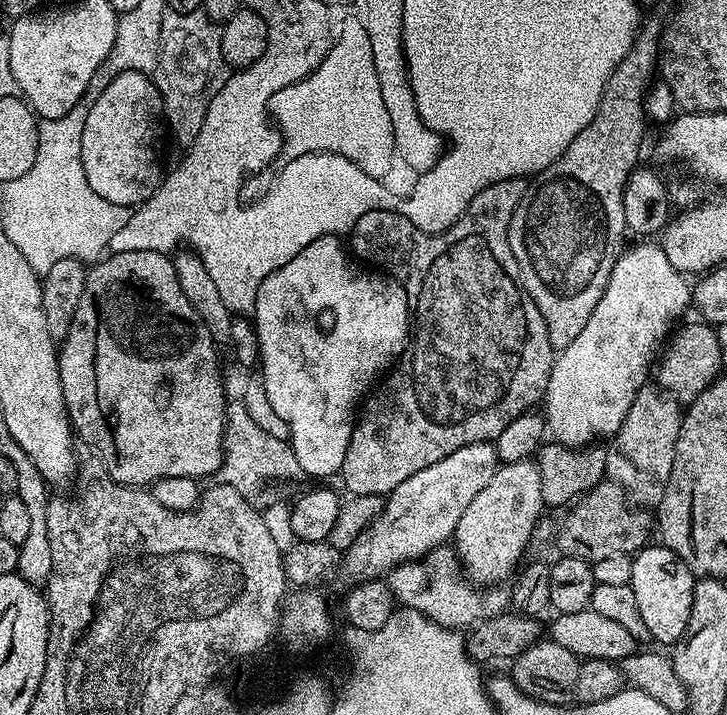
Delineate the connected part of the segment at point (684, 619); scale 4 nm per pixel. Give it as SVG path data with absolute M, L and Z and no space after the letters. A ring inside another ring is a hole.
M645 546L632 556L632 589L642 613L642 622L657 645L674 646L684 636L690 622L690 610L694 602L694 586L697 577L674 554L663 546ZM660 643L660 644L659 644Z

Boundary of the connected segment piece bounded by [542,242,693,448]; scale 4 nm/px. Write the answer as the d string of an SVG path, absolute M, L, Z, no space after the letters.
M656 242L636 243L640 244L633 248L625 247L621 251L610 274L610 282L602 294L602 302L594 306L594 314L590 314L590 322L586 322L582 334L578 334L570 346L559 349L552 361L552 373L548 390L544 393L542 412L551 435L553 432L556 435L553 437L559 443L570 448L583 448L593 442L603 441L603 436L611 438L616 435L634 398L649 383L648 371L651 368L653 371L658 353L673 331L672 323L693 303L692 288L684 281L687 280L685 273L679 272L670 258L666 258L663 247Z

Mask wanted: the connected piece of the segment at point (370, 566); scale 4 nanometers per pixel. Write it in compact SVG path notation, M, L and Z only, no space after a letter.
M485 442L462 446L462 450L454 450L454 454L442 458L442 462L434 462L434 466L418 470L418 474L410 474L406 482L402 482L393 492L388 493L384 508L378 514L376 521L343 553L343 570L345 568L356 582L380 578L400 564L409 564L412 560L425 556L427 552L447 545L455 537L458 518L466 514L466 506L474 502L478 490L482 490L482 486L486 486L486 482L494 478L497 467L496 445Z

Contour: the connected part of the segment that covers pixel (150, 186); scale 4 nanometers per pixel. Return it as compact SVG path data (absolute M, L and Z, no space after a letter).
M124 71L113 77L112 82L93 104L89 105L82 132L82 166L86 180L104 201L112 205L139 206L159 188L162 171L156 160L156 130L163 115L163 104L155 81L147 74L138 71Z

